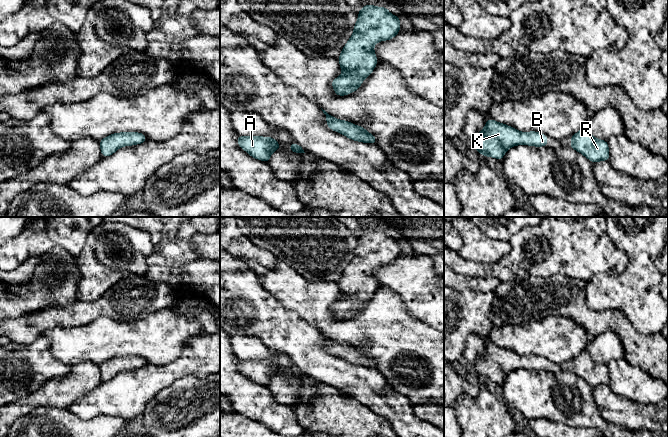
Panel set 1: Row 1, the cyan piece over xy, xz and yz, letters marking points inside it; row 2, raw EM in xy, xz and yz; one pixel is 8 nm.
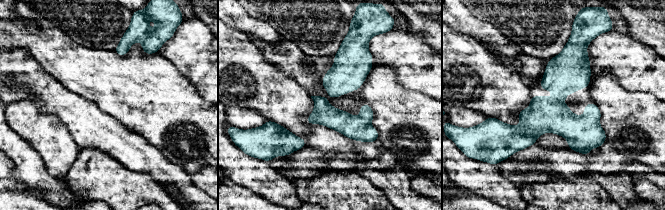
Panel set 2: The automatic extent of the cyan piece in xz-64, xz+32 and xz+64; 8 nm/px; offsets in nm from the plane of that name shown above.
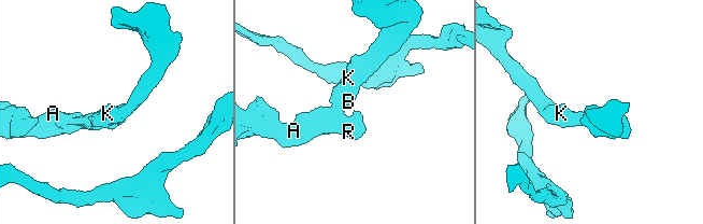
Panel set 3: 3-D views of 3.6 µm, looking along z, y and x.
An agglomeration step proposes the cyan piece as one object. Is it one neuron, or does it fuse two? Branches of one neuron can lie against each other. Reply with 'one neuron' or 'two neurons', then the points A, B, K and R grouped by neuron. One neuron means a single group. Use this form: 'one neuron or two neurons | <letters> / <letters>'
one neuron | A B K R

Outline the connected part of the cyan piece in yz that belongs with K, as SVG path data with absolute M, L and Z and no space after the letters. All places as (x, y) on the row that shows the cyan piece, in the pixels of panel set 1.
M487 119L485 127L478 132L471 144L483 157L493 157L502 161L506 151L517 145L546 147L548 137L537 131L520 132L517 129Z

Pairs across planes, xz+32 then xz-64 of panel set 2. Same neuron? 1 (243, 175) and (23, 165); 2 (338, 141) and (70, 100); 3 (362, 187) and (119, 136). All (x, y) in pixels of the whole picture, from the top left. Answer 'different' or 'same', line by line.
1: same
2: same
3: different

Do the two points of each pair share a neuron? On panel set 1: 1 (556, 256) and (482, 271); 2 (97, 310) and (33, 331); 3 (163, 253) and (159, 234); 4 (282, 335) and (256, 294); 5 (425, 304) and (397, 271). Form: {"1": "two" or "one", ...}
{"1": "one", "2": "one", "3": "two", "4": "one", "5": "one"}

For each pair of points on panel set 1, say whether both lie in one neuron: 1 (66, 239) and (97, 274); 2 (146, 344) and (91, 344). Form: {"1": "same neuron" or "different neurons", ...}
{"1": "different neurons", "2": "same neuron"}

